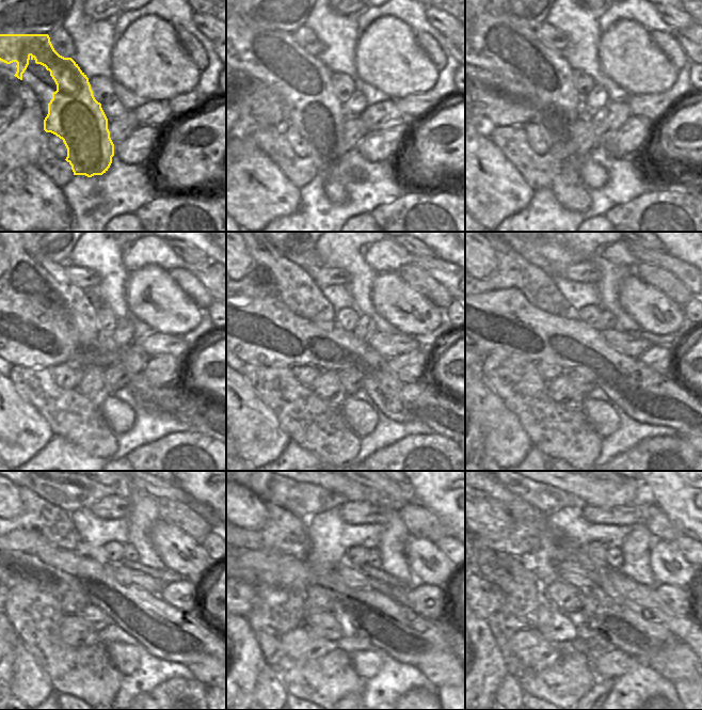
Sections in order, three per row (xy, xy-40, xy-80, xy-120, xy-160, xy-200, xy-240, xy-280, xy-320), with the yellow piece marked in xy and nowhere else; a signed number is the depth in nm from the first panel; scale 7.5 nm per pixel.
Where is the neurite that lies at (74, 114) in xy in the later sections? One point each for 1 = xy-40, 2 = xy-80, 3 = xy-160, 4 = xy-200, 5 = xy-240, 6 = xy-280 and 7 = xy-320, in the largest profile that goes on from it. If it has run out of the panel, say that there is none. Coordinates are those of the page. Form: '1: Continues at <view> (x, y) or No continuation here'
1: Continues at xy-40 (314, 110)
2: Continues at xy-80 (487, 37)
3: Continues at xy-160 (271, 274)
4: Continues at xy-200 (512, 271)
5: Continues at xy-240 (56, 523)
6: Continues at xy-280 (284, 532)
7: Continues at xy-320 (527, 529)

